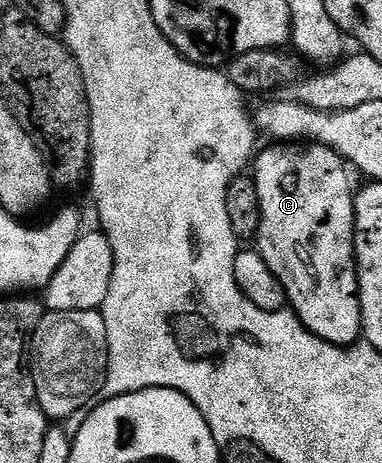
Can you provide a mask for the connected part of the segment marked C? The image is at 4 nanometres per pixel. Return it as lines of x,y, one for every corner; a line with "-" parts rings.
316,144
272,146
272,150
260,149
253,162
253,177
259,201
258,252
265,264
269,264
273,276
277,276
283,285
287,306
295,311
304,329
333,346
356,345
363,332
363,321
355,264
355,199
351,182
347,179
348,167
329,147

